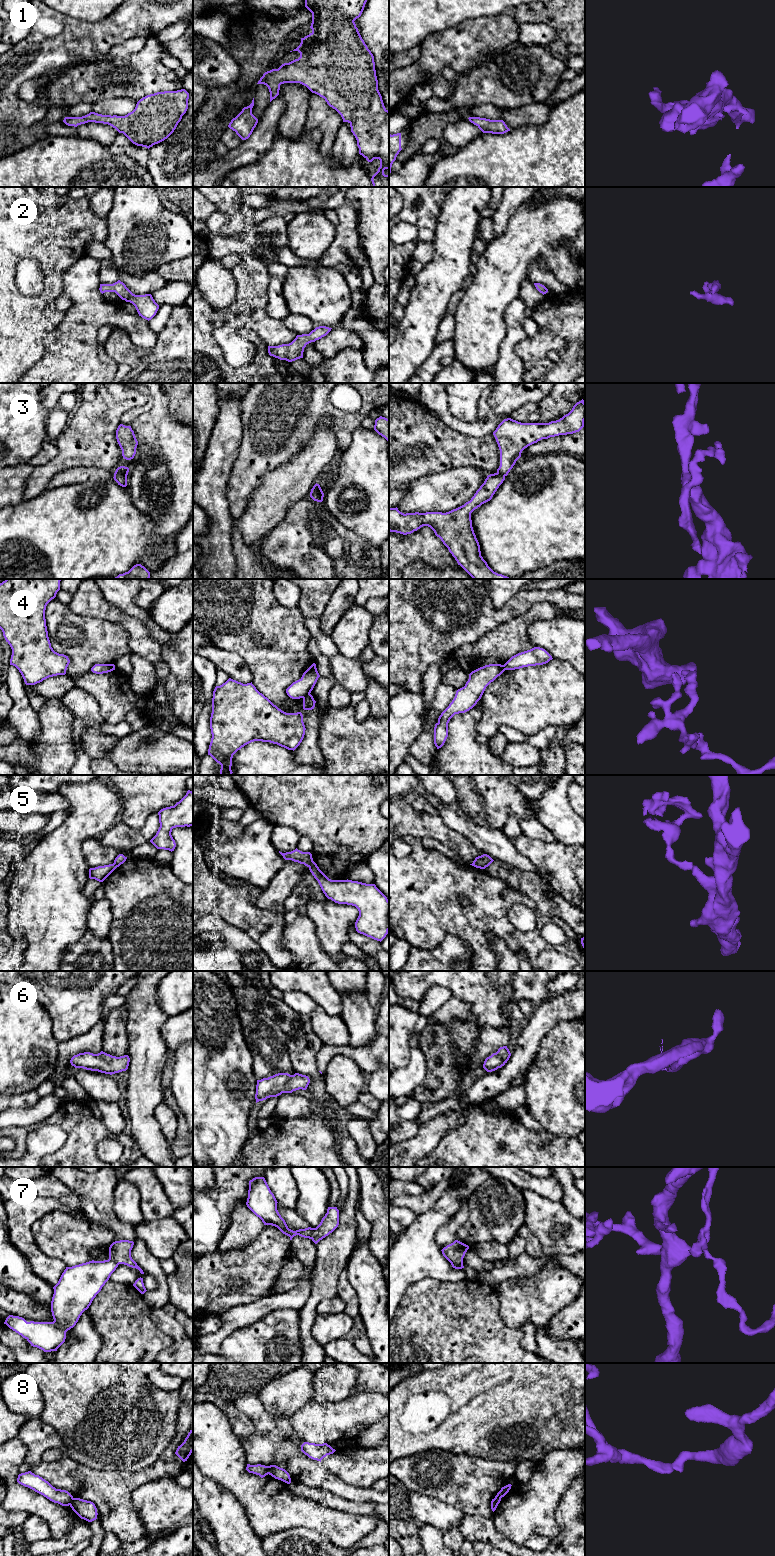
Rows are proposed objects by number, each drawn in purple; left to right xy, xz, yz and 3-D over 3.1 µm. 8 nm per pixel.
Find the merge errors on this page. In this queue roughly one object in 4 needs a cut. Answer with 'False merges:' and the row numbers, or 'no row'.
False merges: 4, 5, 7, 8

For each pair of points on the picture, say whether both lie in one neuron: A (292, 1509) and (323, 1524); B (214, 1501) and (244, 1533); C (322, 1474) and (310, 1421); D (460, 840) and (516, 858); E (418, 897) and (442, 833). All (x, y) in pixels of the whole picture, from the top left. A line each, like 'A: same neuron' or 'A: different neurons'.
A: same neuron
B: same neuron
C: different neurons
D: different neurons
E: different neurons

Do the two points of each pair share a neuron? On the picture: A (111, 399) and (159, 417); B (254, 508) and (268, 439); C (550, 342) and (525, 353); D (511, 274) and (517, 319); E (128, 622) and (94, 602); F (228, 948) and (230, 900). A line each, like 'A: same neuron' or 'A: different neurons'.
A: different neurons
B: different neurons
C: same neuron
D: different neurons
E: same neuron
F: different neurons

